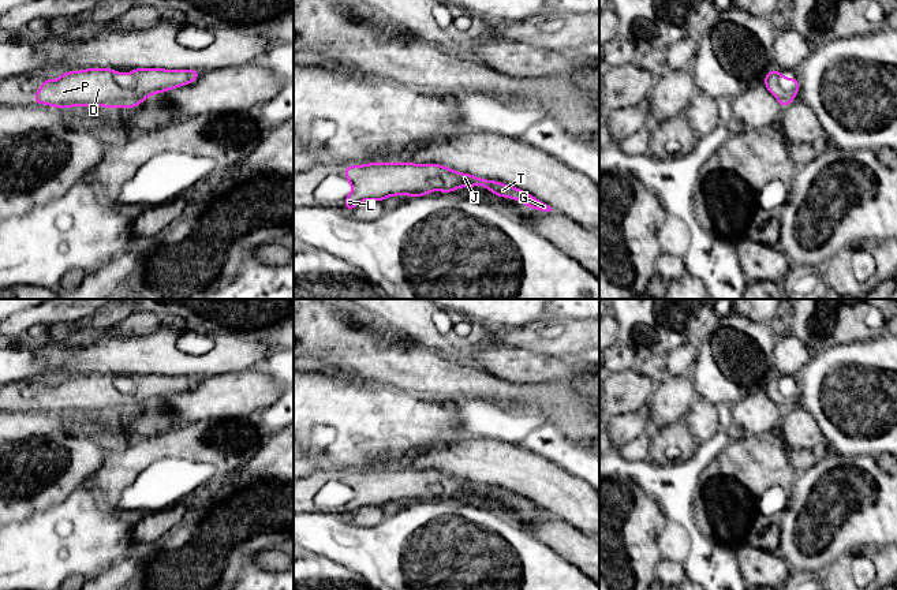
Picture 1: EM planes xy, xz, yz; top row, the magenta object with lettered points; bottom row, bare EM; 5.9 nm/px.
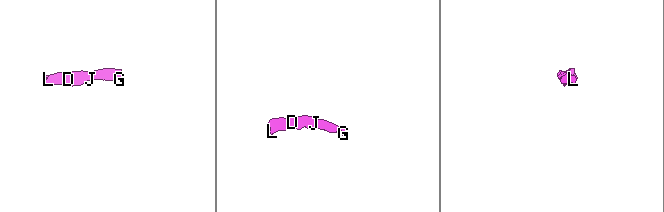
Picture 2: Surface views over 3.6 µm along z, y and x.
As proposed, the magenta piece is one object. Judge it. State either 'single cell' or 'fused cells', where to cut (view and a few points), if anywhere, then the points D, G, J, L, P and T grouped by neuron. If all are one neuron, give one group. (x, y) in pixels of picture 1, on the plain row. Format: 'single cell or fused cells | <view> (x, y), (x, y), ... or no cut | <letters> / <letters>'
single cell | no cut | D G J L P T

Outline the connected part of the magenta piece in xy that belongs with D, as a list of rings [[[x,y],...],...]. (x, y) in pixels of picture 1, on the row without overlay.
[[[111,374],[79,376],[64,378],[59,385],[44,385],[41,395],[34,400],[35,410],[46,410],[56,414],[70,412],[138,412],[145,404],[156,399],[164,399],[173,393],[194,388],[202,378],[194,376],[161,376],[137,374],[128,380],[119,380]]]

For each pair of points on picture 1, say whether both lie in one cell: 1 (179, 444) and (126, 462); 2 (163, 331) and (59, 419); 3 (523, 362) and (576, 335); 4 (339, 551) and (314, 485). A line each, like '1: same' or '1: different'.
1: same
2: different
3: different
4: different

